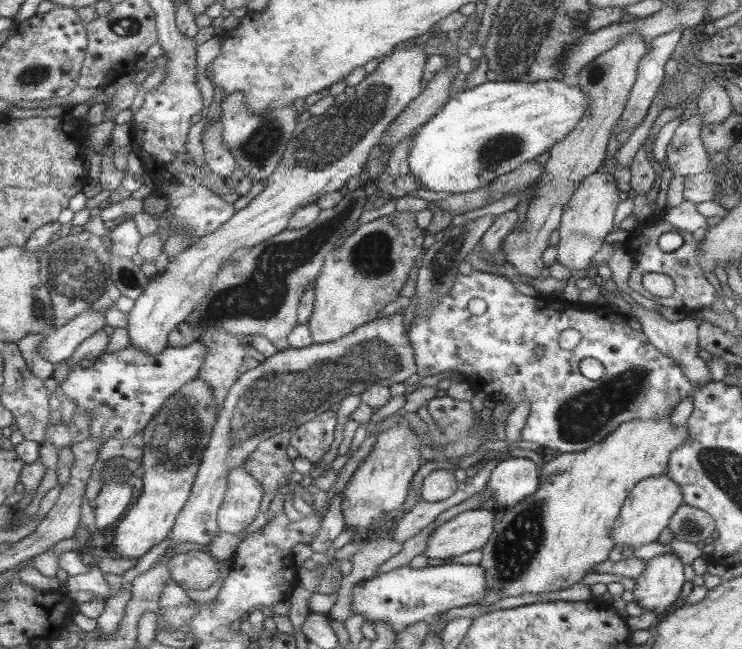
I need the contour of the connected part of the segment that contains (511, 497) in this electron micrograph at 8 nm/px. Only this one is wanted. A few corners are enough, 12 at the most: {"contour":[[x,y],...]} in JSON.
{"contour":[[504,458],[483,491],[483,506],[508,510],[542,485],[526,458]]}

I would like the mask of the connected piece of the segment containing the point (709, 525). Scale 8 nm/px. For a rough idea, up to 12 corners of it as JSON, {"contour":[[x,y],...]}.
{"contour":[[686,504],[669,527],[676,540],[702,545],[716,530],[710,514]]}

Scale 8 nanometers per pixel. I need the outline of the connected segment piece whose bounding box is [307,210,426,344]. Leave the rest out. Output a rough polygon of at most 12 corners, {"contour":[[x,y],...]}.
{"contour":[[416,214],[360,225],[314,284],[314,343],[398,298],[425,239]]}

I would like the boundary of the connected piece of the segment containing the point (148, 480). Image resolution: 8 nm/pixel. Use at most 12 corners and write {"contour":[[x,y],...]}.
{"contour":[[197,377],[143,430],[144,488],[114,541],[141,558],[188,502],[219,420]]}

